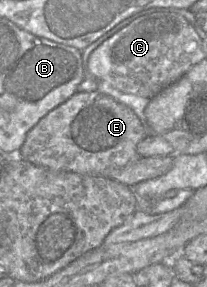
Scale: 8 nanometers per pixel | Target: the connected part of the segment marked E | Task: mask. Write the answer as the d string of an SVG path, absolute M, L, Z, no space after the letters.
M97 90L78 92L47 113L29 130L16 155L52 171L104 177L111 170L122 168L137 160L137 145L147 134L148 129L126 105Z

